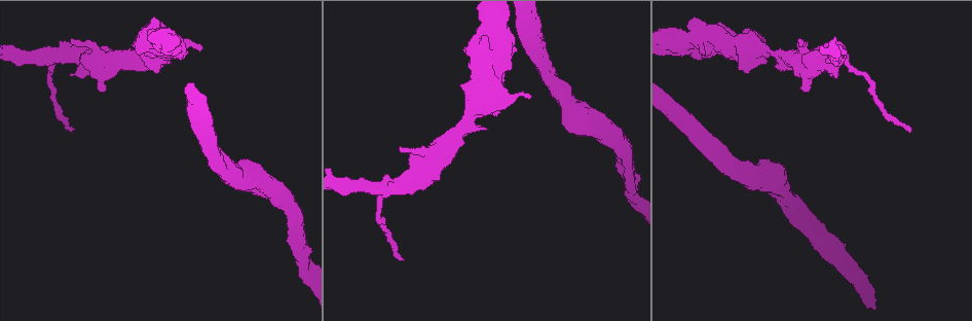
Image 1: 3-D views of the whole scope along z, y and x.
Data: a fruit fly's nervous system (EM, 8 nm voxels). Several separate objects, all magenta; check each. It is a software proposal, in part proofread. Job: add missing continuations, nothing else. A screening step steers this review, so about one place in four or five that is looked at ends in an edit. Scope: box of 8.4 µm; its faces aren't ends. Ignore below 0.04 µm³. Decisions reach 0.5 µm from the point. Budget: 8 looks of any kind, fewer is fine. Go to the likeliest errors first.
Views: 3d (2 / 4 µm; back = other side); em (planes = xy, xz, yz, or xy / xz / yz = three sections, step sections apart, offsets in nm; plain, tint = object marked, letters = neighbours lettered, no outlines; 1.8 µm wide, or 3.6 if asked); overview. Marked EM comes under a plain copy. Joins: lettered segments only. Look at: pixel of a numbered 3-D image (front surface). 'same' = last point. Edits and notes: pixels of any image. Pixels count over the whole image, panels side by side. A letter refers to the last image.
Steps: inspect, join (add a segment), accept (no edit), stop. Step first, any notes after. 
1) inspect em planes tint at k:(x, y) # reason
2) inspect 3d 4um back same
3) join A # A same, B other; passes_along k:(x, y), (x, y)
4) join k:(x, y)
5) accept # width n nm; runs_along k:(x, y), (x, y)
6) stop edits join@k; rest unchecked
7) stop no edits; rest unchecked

inspect em planes letters at 1:(483, 127) # an open end

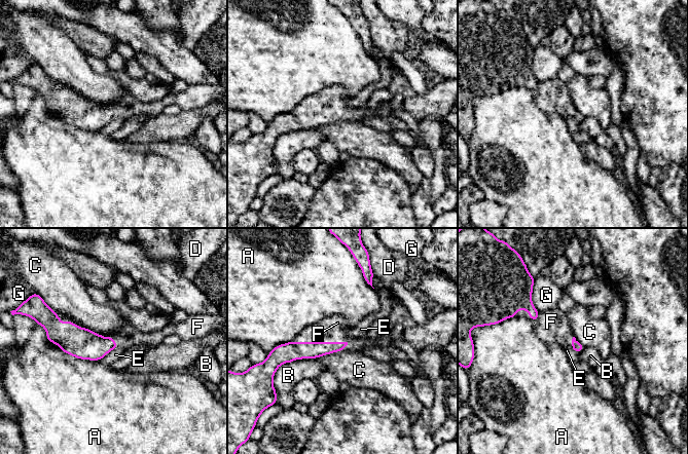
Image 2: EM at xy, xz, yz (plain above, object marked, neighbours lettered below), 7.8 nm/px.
join F # A other, B other, C other, D other, E other, F same, G other; it goes on there

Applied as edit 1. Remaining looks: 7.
inspect overview # see it whole again

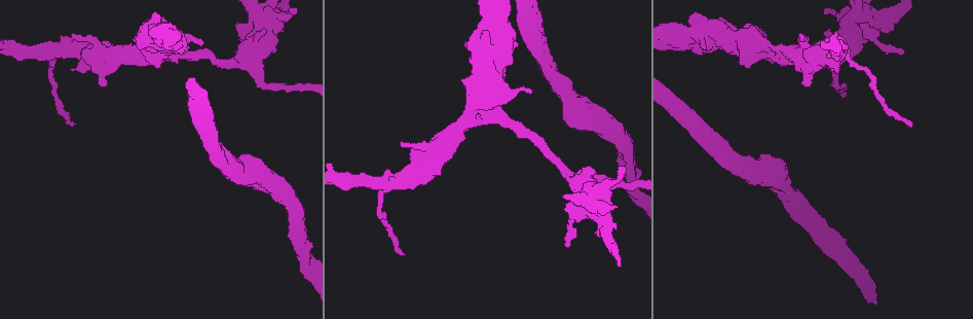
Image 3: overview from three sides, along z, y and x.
inspect em xz step 16 tint at 3:(71, 126) # branch stops here

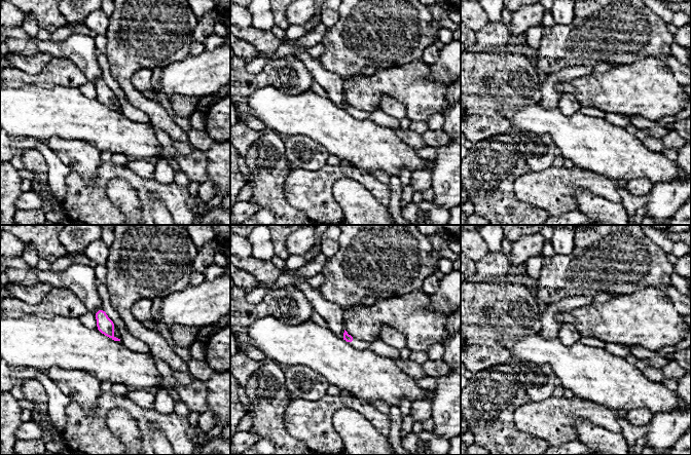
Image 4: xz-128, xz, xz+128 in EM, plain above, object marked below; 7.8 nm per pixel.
inspect em planes letters same # cut it another way

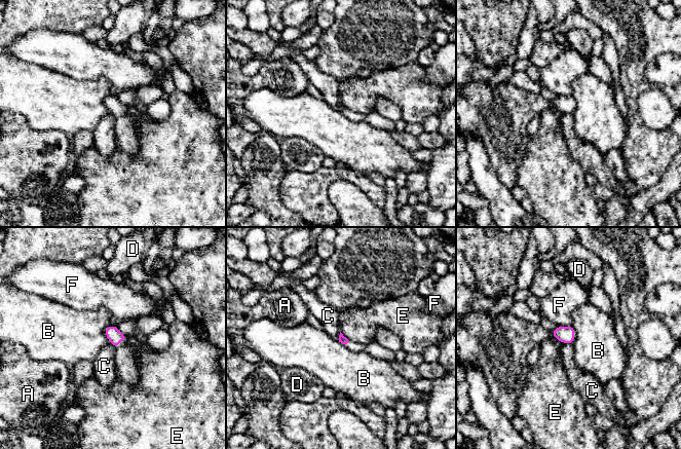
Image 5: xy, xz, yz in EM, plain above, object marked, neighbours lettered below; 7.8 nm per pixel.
accept # A other, B other, C other, D other, E other, F other; border 5:(110, 325), (105, 335), (111, 343); none of them fits

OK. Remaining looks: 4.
inspect em planes letters at 3:(569, 244) # branch stops here

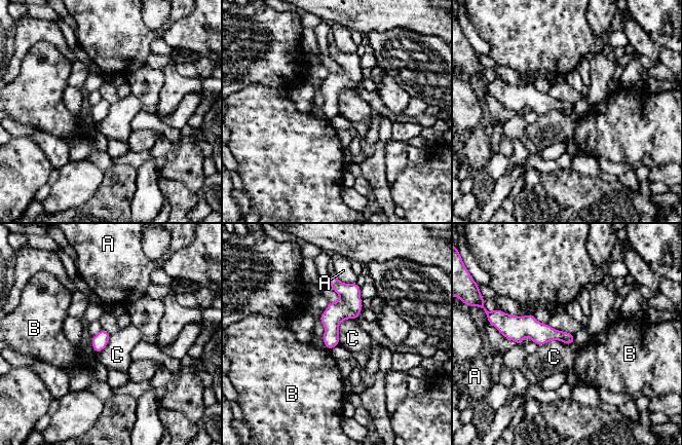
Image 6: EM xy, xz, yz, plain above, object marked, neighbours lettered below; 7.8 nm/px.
accept # A other, B other, C other; border 6:(356, 318), (339, 324), (338, 344); no lettered segment goes on from it

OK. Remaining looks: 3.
stop edits join@2; rest unchecked

